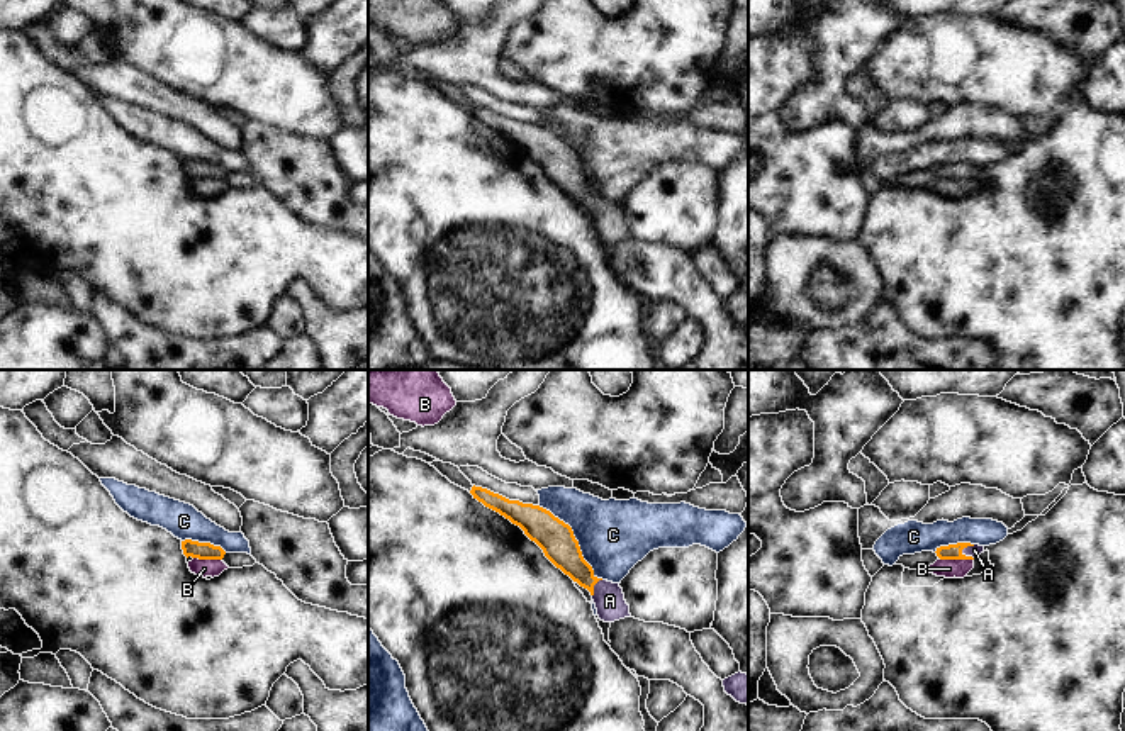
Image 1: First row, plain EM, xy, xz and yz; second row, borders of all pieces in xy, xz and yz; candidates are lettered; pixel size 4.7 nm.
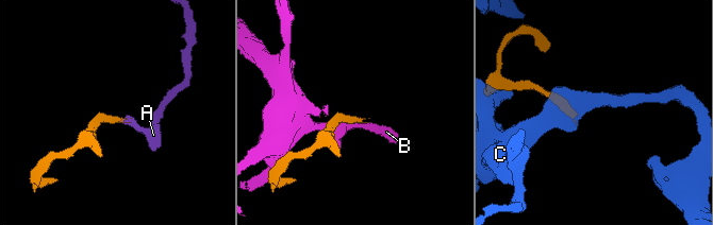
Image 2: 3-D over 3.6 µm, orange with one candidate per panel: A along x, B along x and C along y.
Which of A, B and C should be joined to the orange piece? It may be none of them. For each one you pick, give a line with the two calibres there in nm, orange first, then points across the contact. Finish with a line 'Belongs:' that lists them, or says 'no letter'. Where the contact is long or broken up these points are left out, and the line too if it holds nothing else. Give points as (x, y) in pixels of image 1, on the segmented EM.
A: 80/50 nm | across yz (952, 552), (966, 546), (974, 550)
Belongs: A

